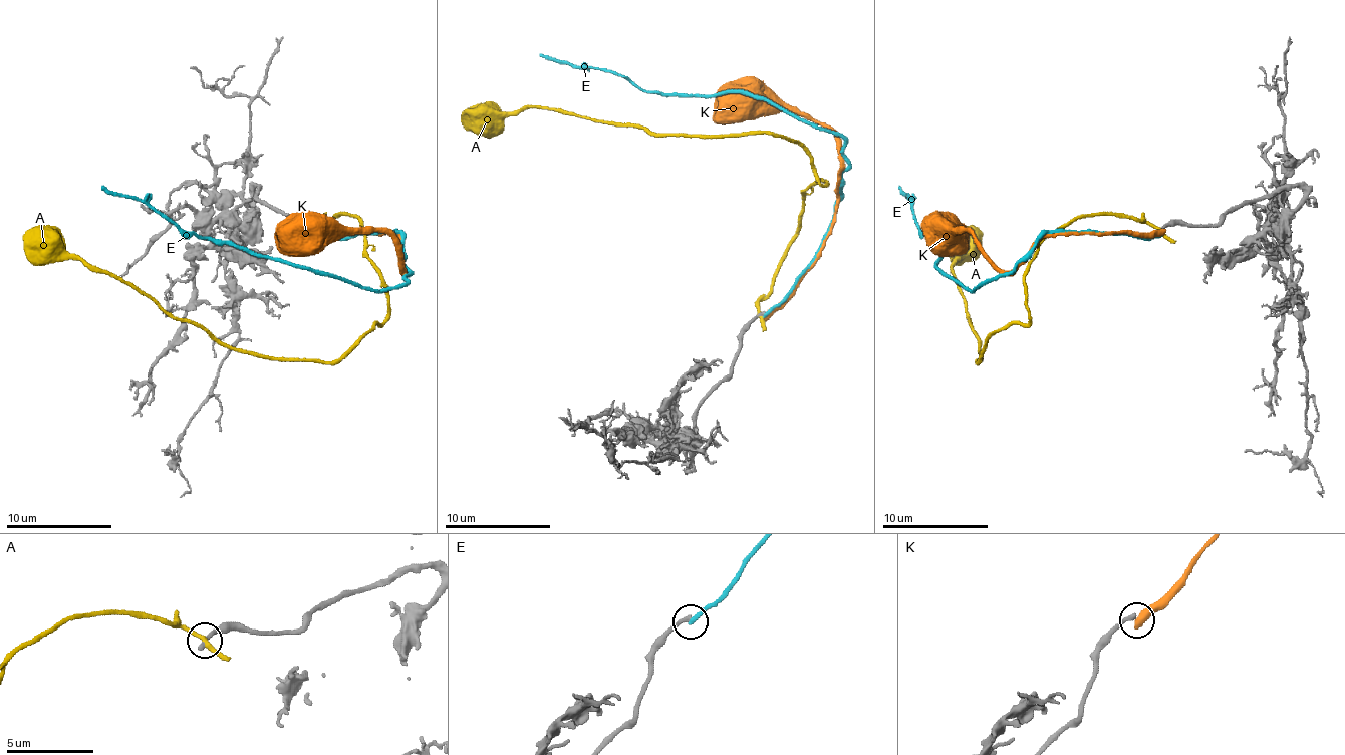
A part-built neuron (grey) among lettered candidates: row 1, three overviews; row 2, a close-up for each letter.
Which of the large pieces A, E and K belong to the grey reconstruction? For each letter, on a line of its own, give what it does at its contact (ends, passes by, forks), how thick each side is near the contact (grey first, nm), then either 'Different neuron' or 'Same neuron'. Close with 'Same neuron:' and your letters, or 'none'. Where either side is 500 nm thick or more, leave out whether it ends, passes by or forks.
A: It passes by. Thickness 320 nm (grey) against 280 nm. Different neuron
E: It ends there. Thickness 260 nm (grey) against 260 nm. Same neuron
K: Thickness 280 nm (grey) against 550 nm. Different neuron
Same neuron: E

